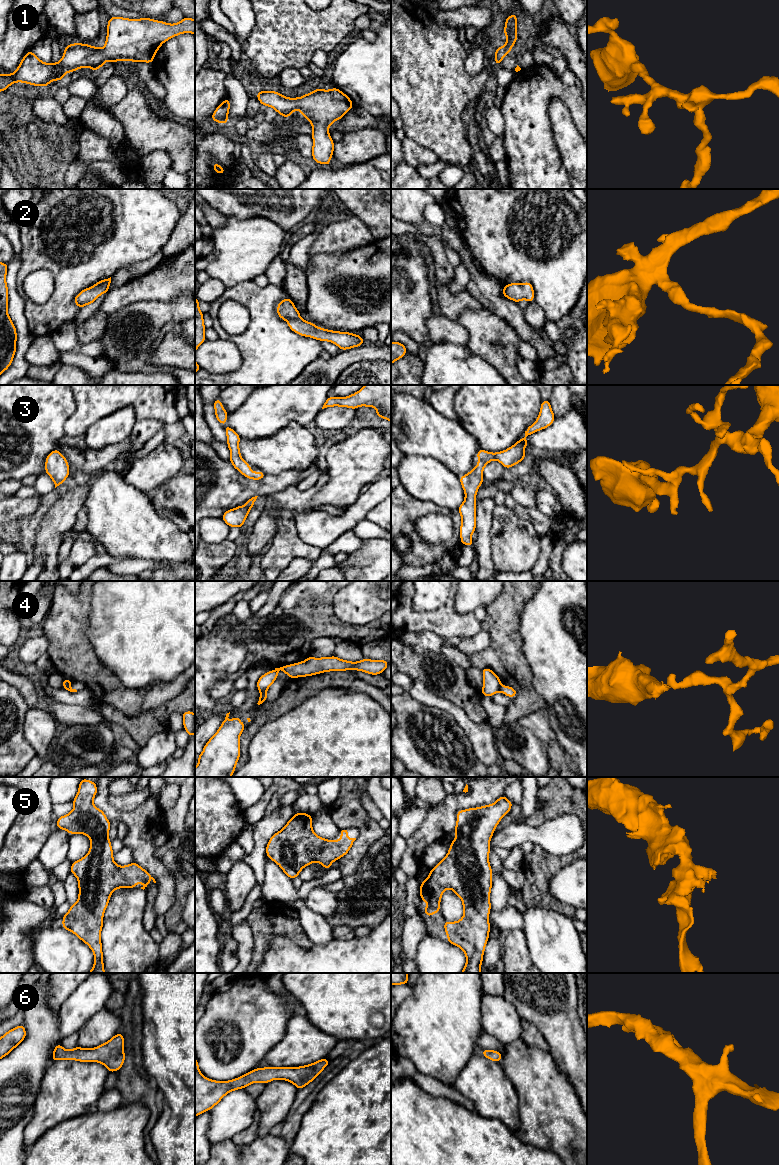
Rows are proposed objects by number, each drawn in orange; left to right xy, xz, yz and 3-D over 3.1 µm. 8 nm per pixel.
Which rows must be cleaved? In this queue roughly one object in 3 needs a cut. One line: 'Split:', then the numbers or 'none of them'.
Split: 4

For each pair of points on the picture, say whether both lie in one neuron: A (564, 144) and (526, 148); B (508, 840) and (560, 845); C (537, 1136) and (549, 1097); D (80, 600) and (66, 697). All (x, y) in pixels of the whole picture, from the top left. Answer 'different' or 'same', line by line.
A: different
B: same
C: same
D: different

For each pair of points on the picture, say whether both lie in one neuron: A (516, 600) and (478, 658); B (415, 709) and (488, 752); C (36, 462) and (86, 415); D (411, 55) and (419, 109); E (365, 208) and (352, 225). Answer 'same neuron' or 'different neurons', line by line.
A: same neuron
B: different neurons
C: different neurons
D: same neuron
E: different neurons

